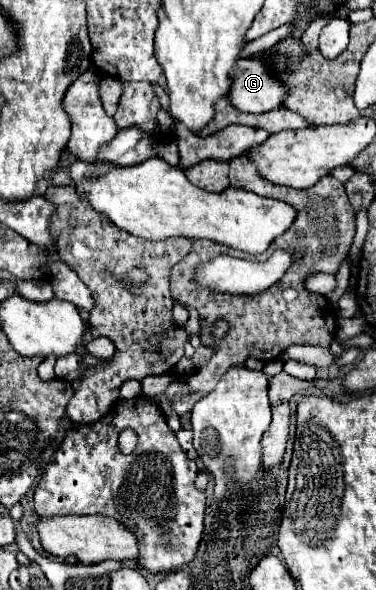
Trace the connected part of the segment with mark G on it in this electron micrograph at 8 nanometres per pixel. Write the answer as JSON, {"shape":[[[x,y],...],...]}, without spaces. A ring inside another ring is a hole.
{"shape":[[[261,55],[241,59],[233,67],[233,83],[227,99],[245,113],[267,113],[283,107],[289,87]]]}

